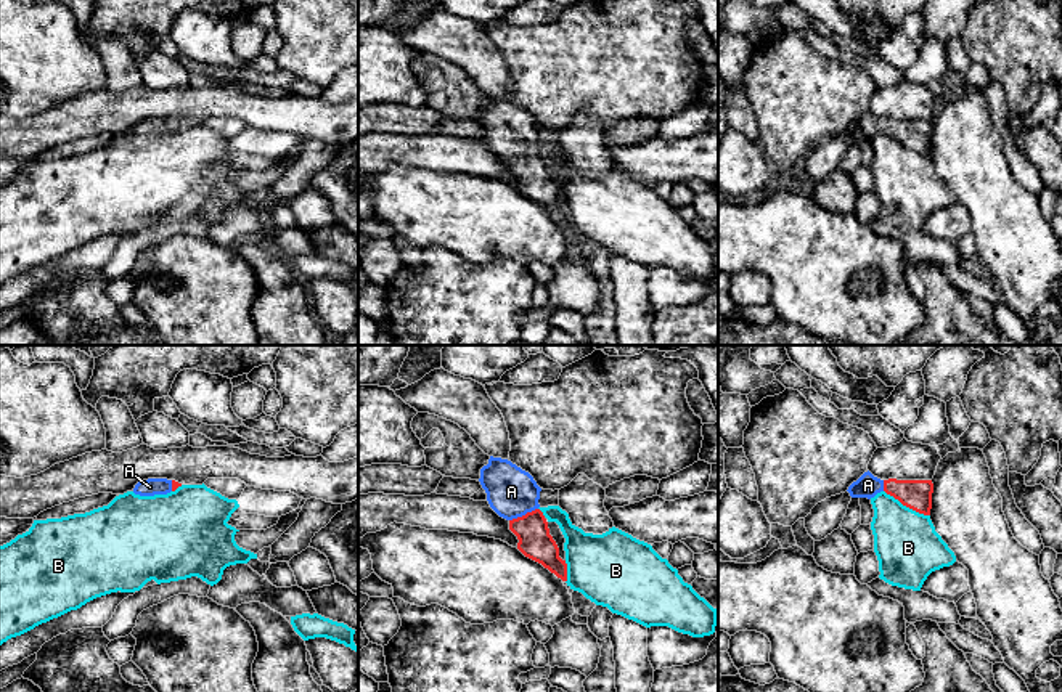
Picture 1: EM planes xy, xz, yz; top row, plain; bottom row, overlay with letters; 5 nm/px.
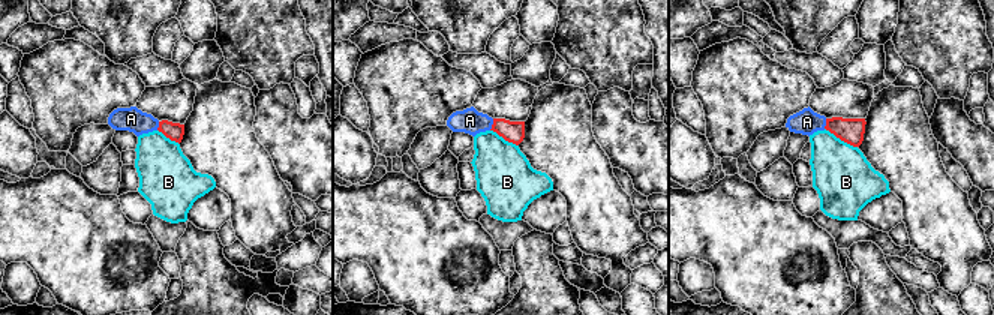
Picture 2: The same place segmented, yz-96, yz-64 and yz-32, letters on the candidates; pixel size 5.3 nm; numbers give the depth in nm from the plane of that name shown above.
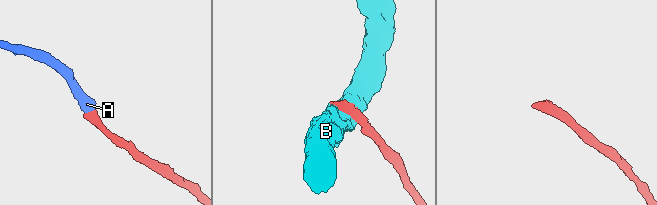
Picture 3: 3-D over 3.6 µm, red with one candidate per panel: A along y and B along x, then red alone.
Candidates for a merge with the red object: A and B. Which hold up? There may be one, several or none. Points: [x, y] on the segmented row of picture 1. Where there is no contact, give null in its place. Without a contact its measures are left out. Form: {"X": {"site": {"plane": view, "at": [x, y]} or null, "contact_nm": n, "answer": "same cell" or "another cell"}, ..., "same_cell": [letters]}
{"A": {"site": {"plane": "xz", "at": [522, 516]}, "contact_nm": 160, "answer": "same cell"}, "B": {"site": {"plane": "yz", "at": [906, 506]}, "contact_nm": 260, "answer": "another cell"}, "same_cell": ["A"]}

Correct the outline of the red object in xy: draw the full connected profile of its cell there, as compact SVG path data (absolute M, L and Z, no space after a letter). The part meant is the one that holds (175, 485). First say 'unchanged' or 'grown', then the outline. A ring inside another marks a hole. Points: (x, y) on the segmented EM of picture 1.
grown; M148 478L135 485L133 493L140 496L167 495L175 491L182 483L167 478Z

